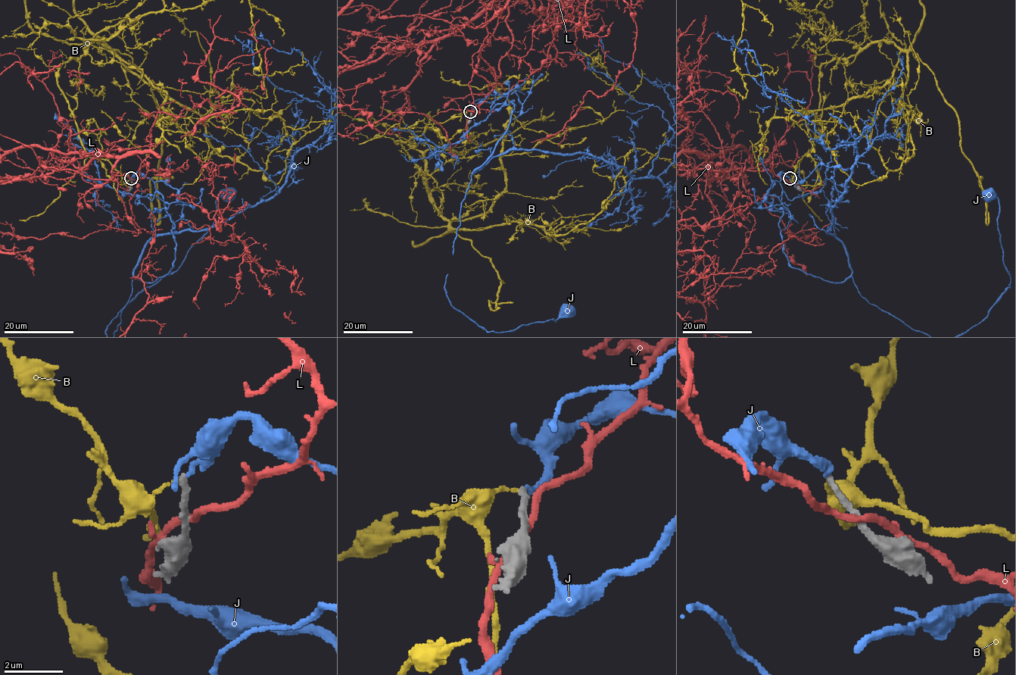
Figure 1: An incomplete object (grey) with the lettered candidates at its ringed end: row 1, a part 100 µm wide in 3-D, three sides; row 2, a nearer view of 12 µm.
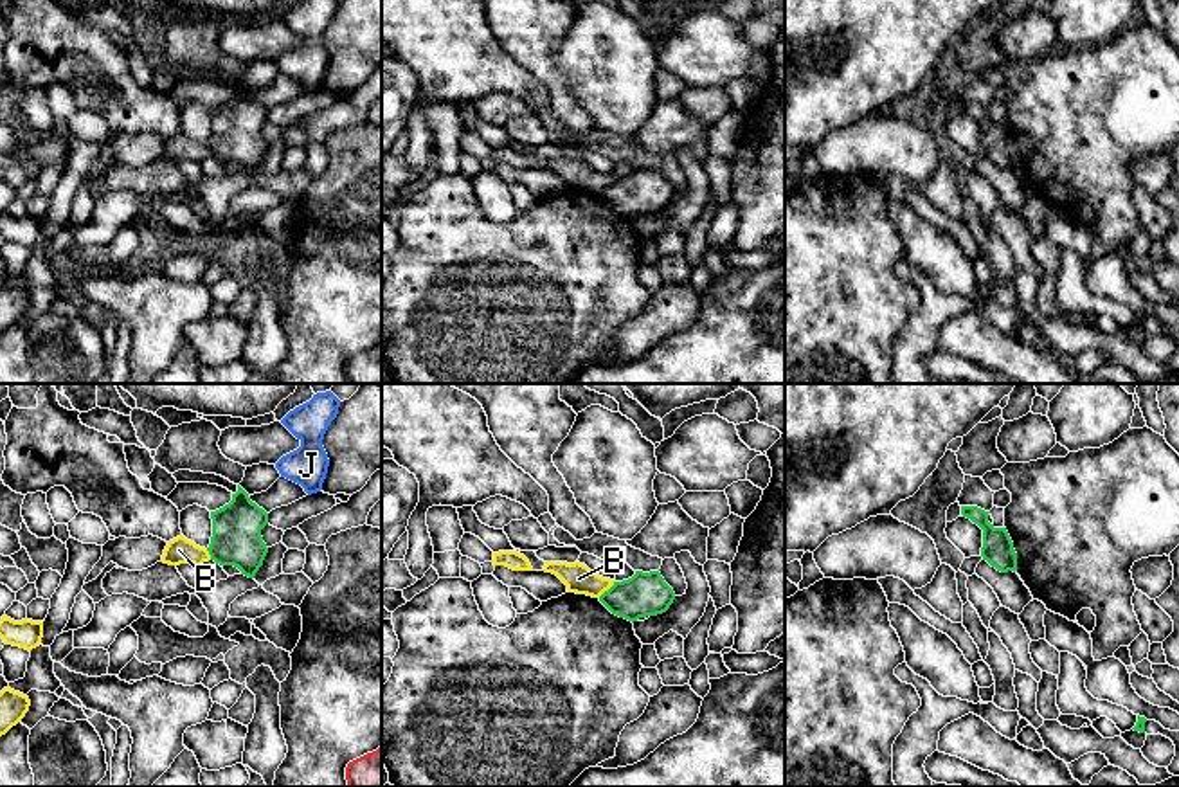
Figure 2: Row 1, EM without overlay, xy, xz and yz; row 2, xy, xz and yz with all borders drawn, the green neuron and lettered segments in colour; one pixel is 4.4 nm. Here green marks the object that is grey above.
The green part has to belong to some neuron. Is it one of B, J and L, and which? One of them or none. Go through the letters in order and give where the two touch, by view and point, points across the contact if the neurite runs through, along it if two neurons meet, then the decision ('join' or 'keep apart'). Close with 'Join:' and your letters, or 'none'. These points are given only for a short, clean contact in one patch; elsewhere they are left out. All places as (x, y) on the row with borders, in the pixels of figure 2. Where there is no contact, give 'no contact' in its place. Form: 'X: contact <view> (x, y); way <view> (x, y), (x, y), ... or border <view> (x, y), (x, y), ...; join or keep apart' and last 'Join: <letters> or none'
B: contact xz (609, 589); border xz (614, 580), (598, 597); keep apart
J: no contact; keep apart
L: no contact; keep apart
Join: none

